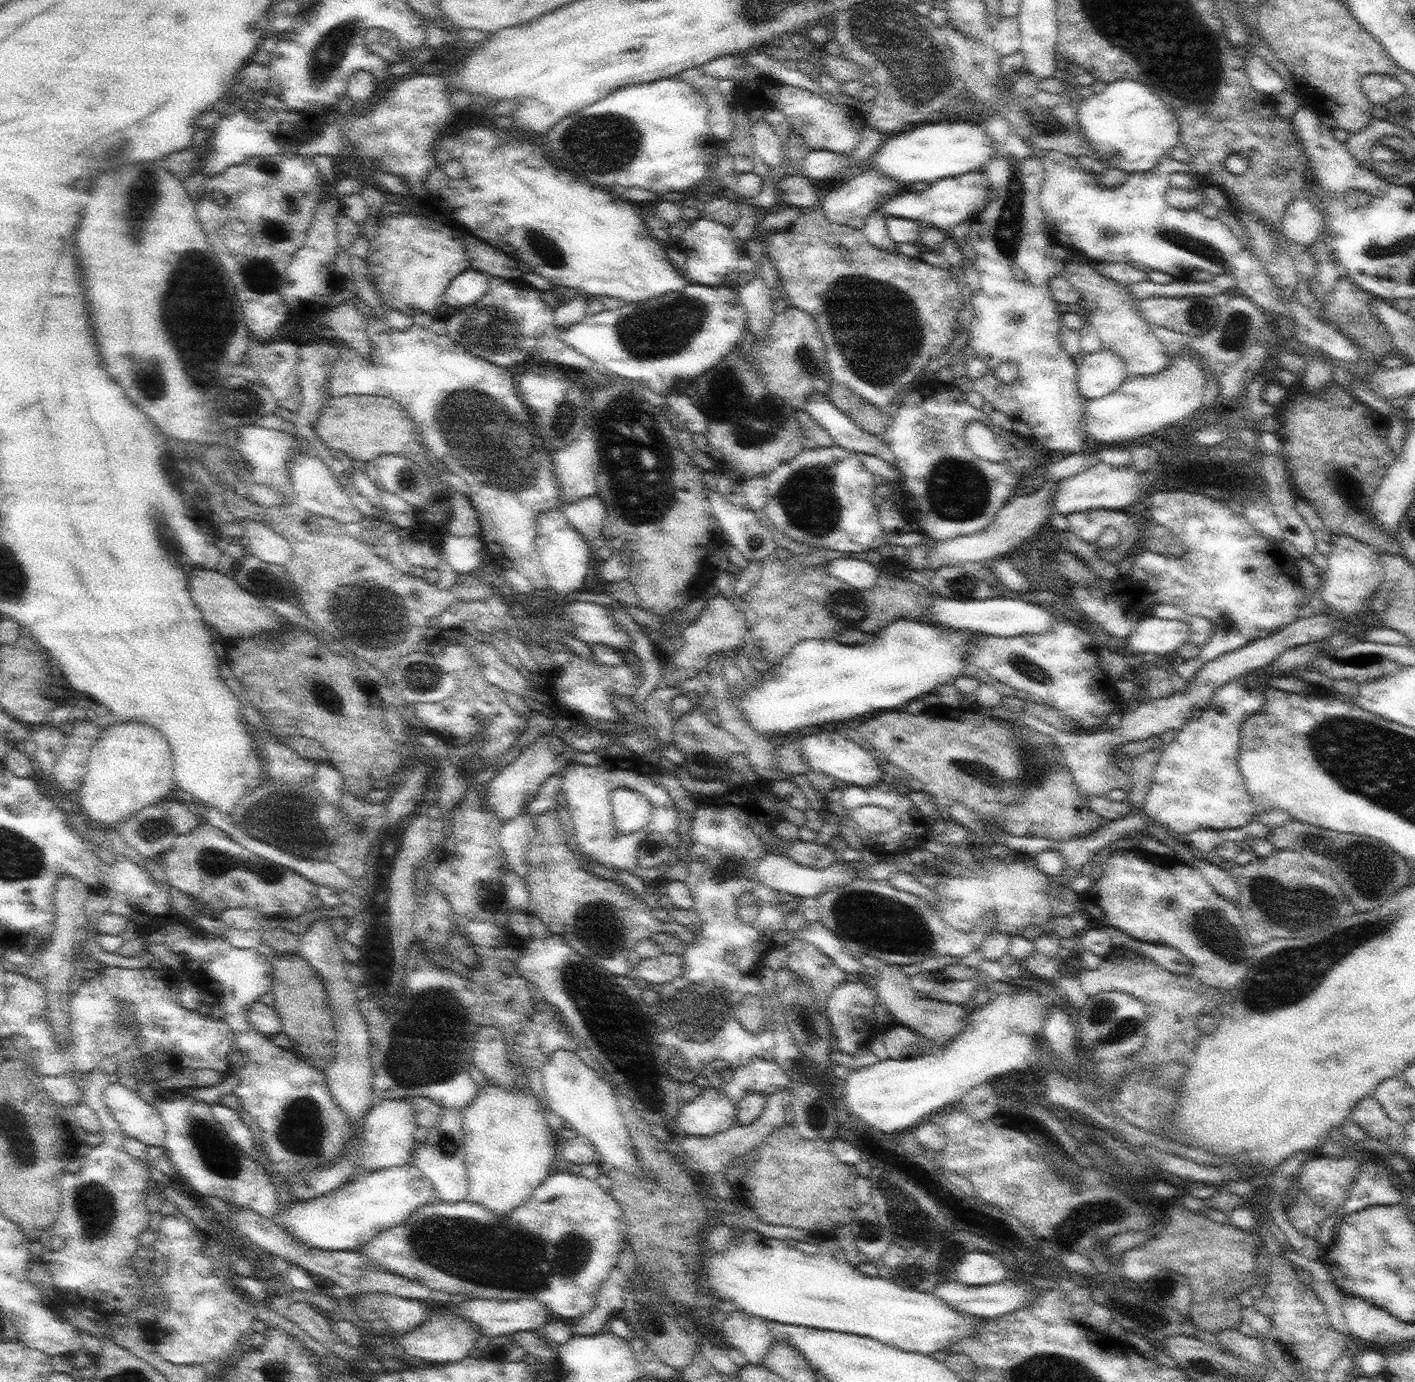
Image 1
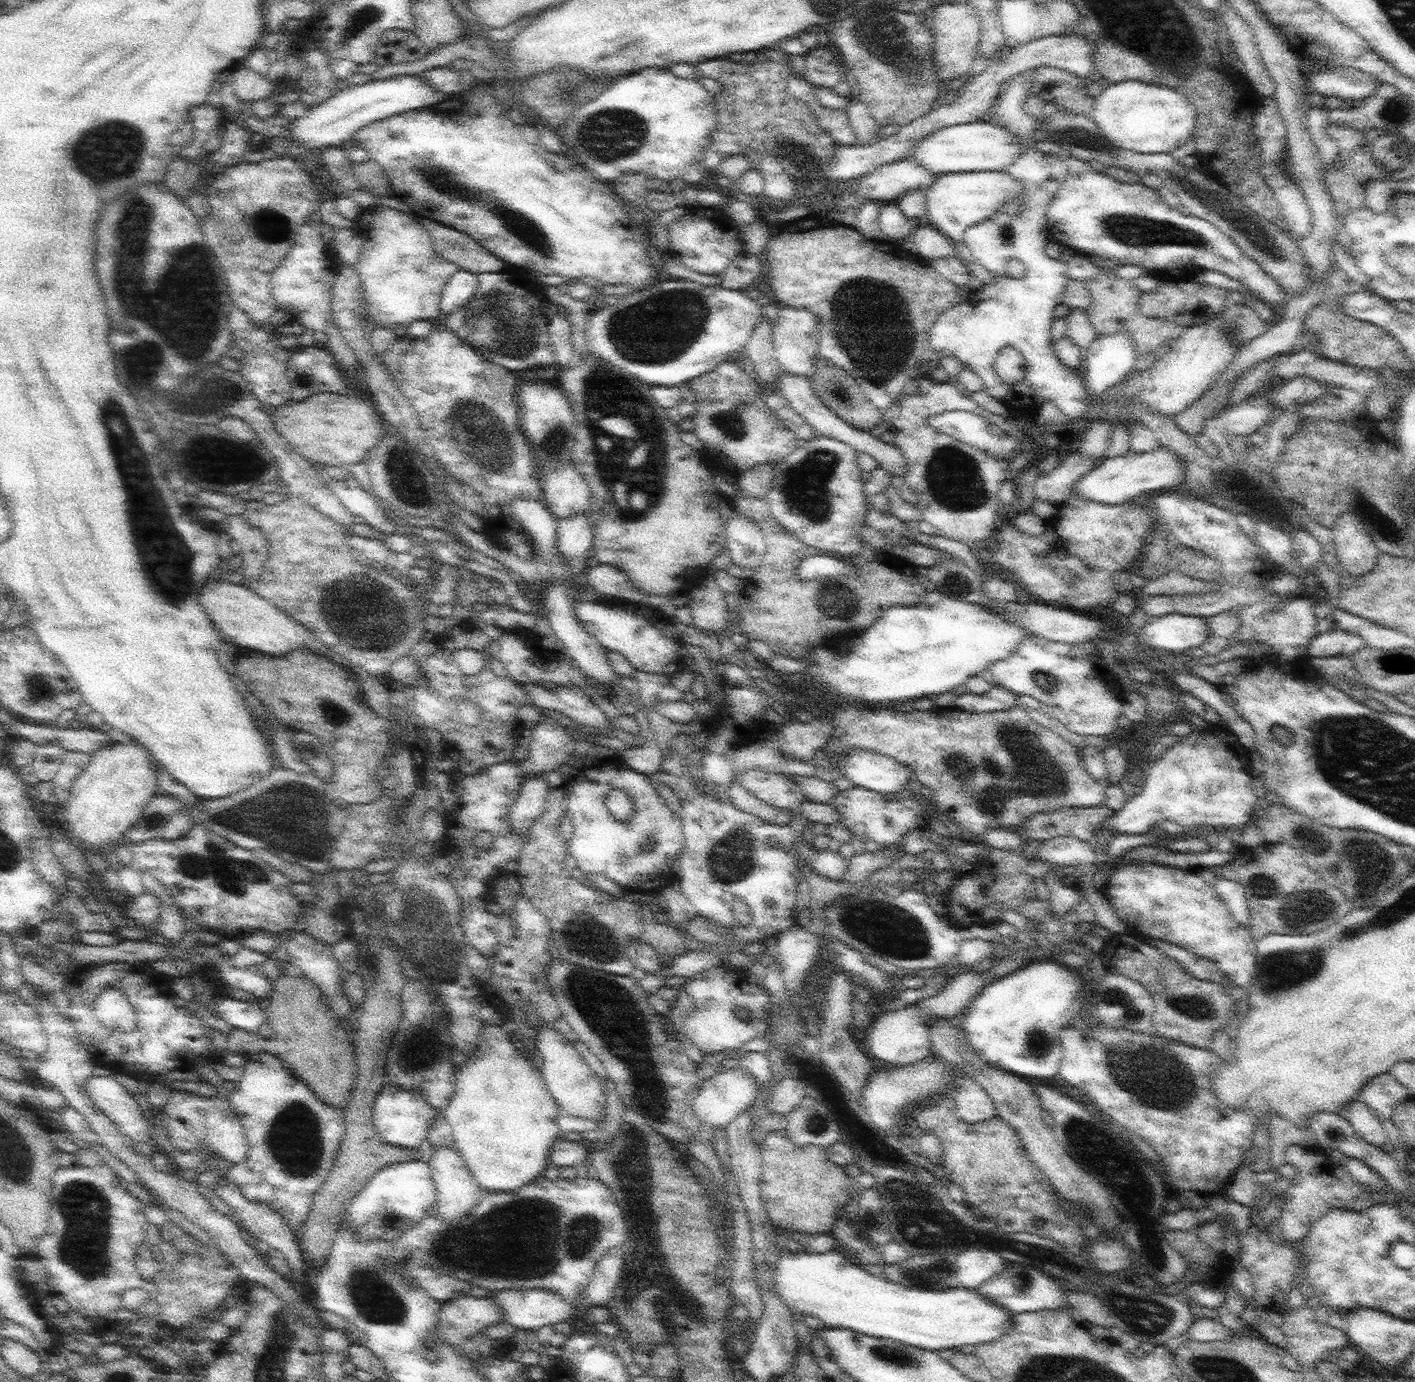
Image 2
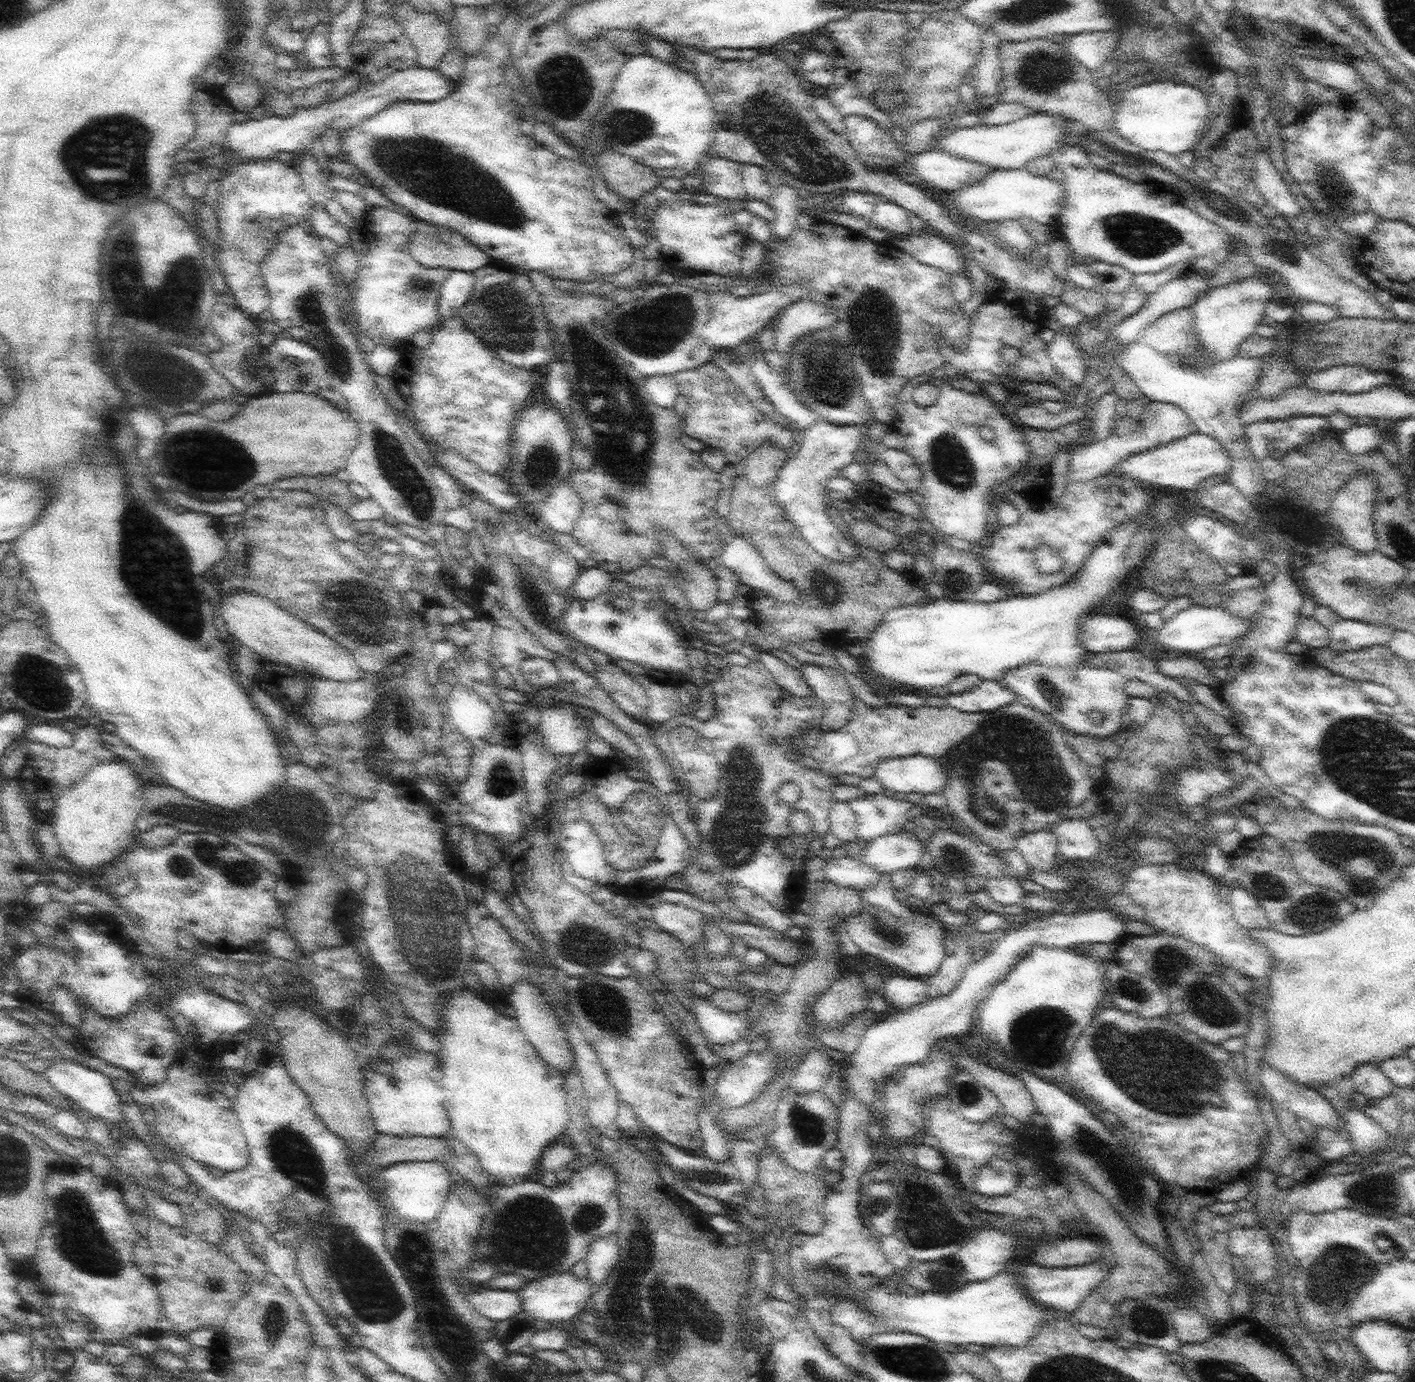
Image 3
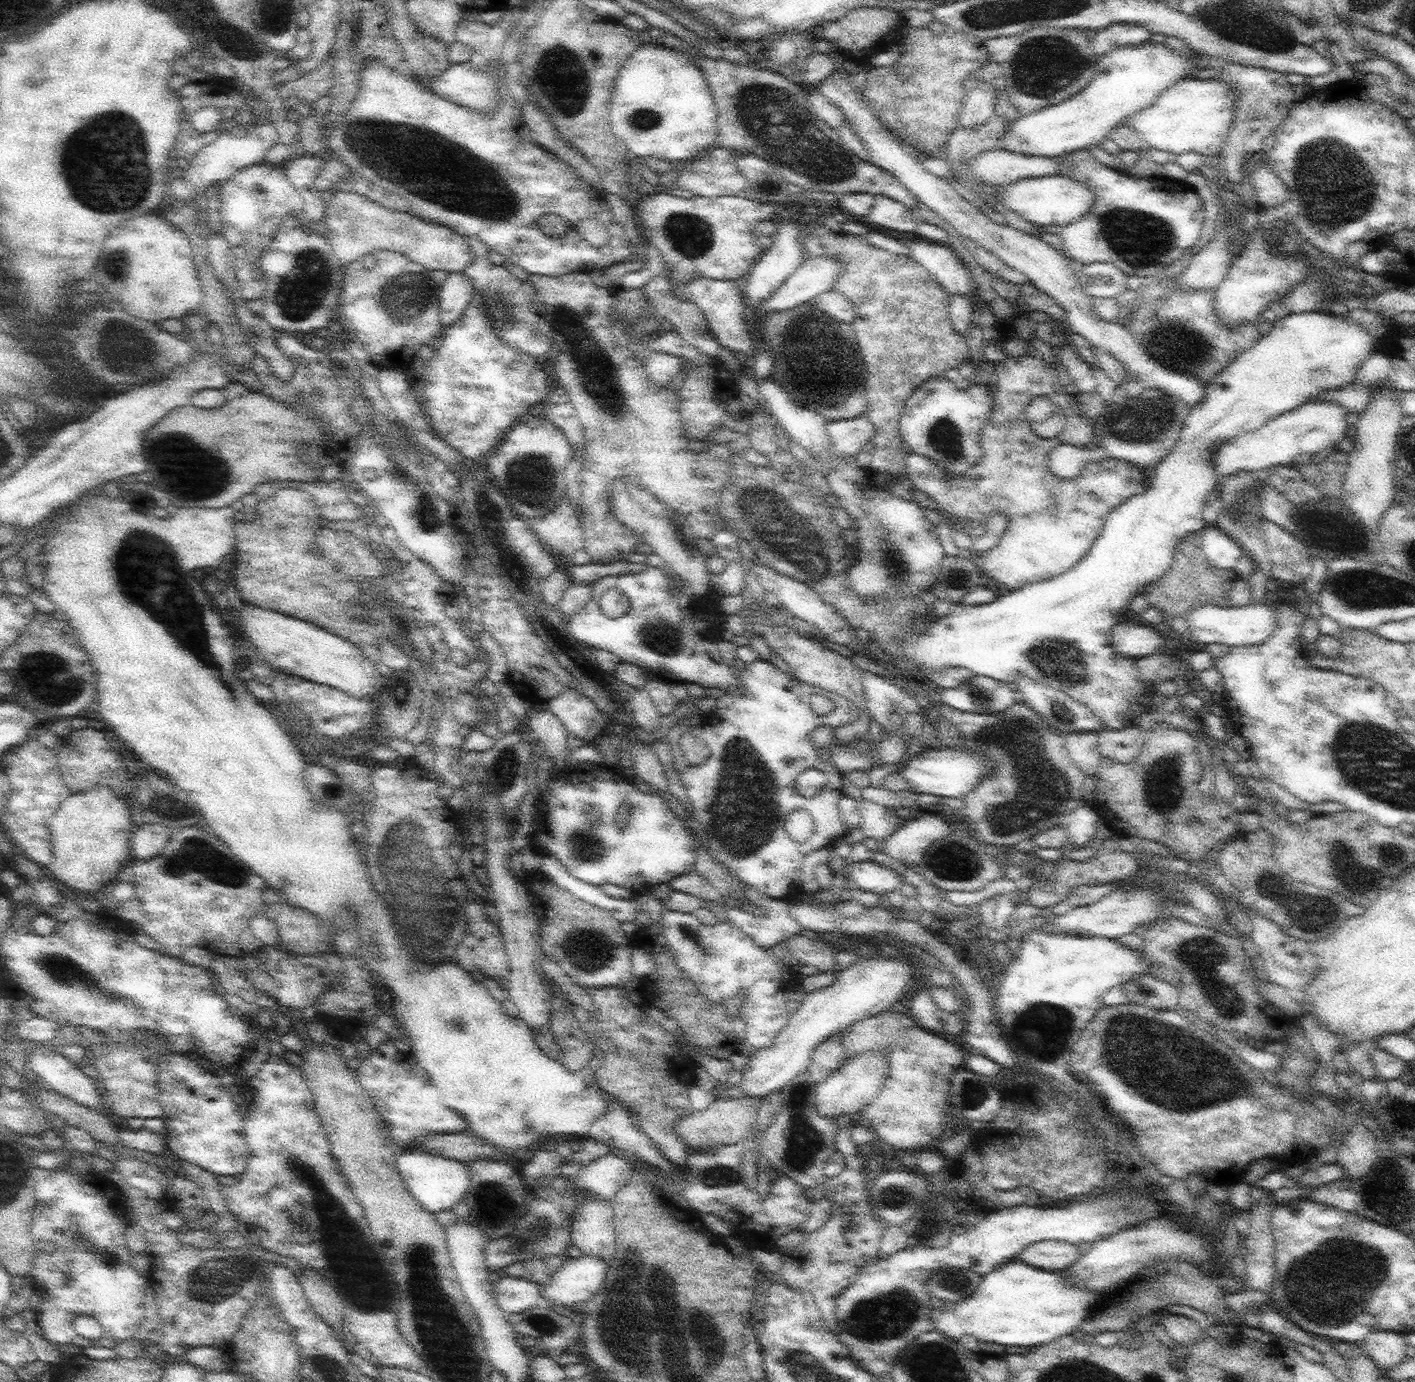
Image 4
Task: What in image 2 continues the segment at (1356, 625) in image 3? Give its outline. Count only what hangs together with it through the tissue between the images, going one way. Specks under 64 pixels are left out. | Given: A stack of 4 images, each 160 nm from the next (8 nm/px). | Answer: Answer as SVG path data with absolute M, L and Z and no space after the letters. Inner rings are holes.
M1330 629L1316 635L1316 638L1308 645L1306 655L1318 658L1330 658L1332 656L1345 656L1351 658L1366 649L1367 642L1360 633L1353 633L1344 629Z

